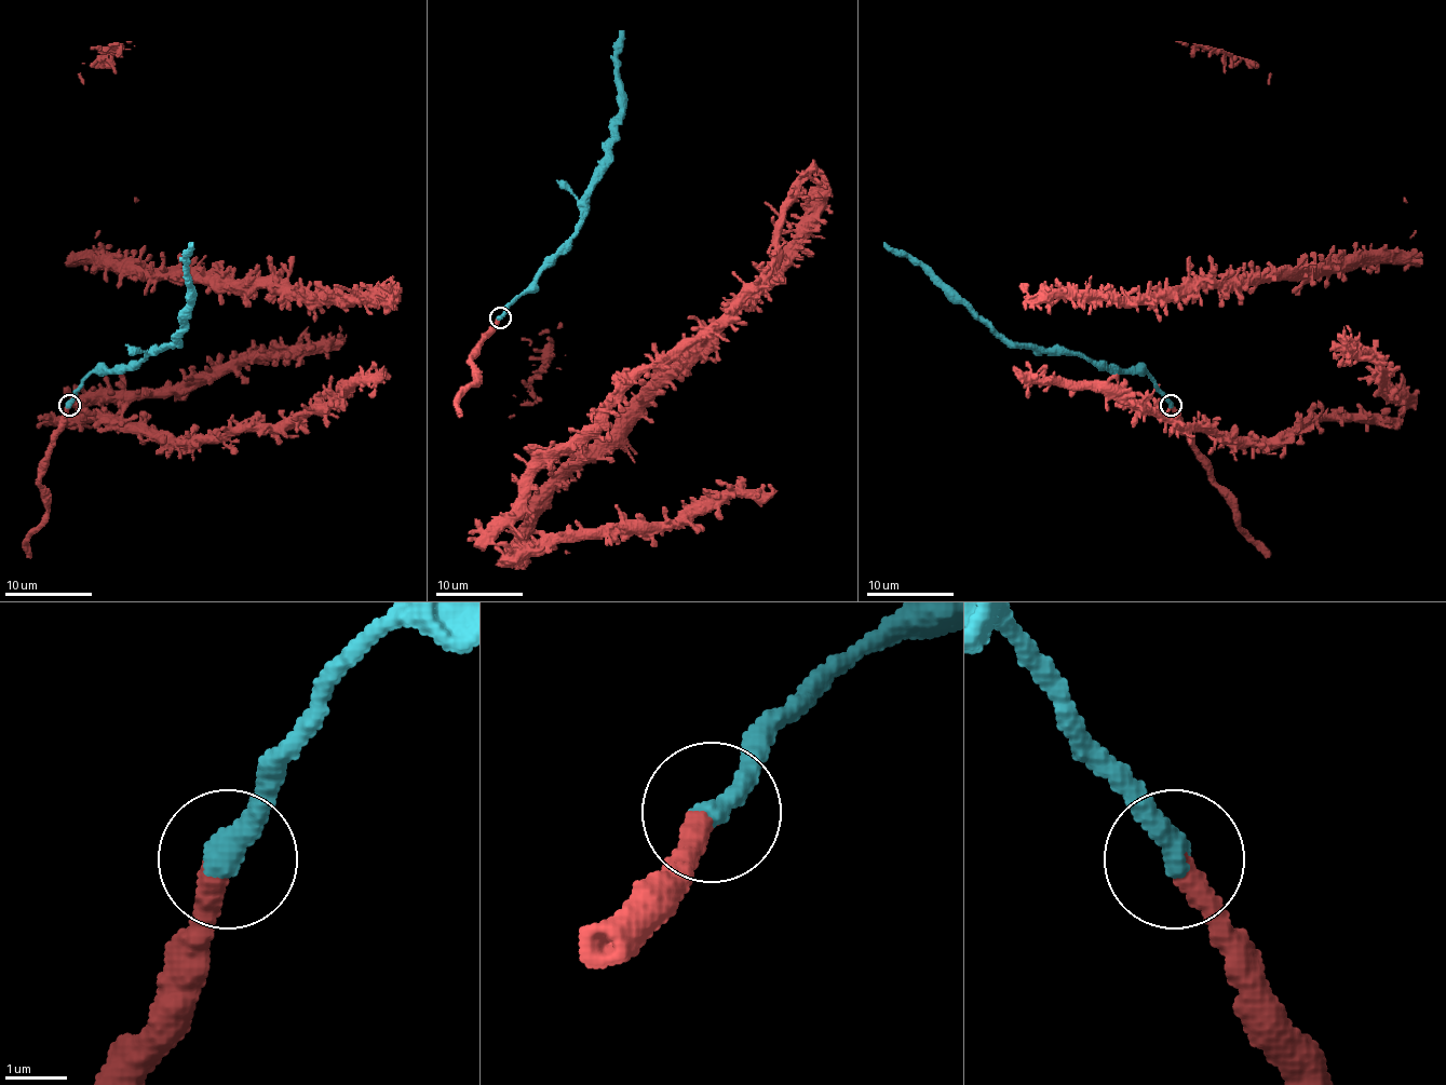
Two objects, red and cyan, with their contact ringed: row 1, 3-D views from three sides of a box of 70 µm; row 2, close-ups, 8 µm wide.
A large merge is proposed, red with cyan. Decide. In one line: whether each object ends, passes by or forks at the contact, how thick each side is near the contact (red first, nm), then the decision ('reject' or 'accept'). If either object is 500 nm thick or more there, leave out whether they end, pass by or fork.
red ends; cyan ends; calibres 360 and 440 nm; accept

